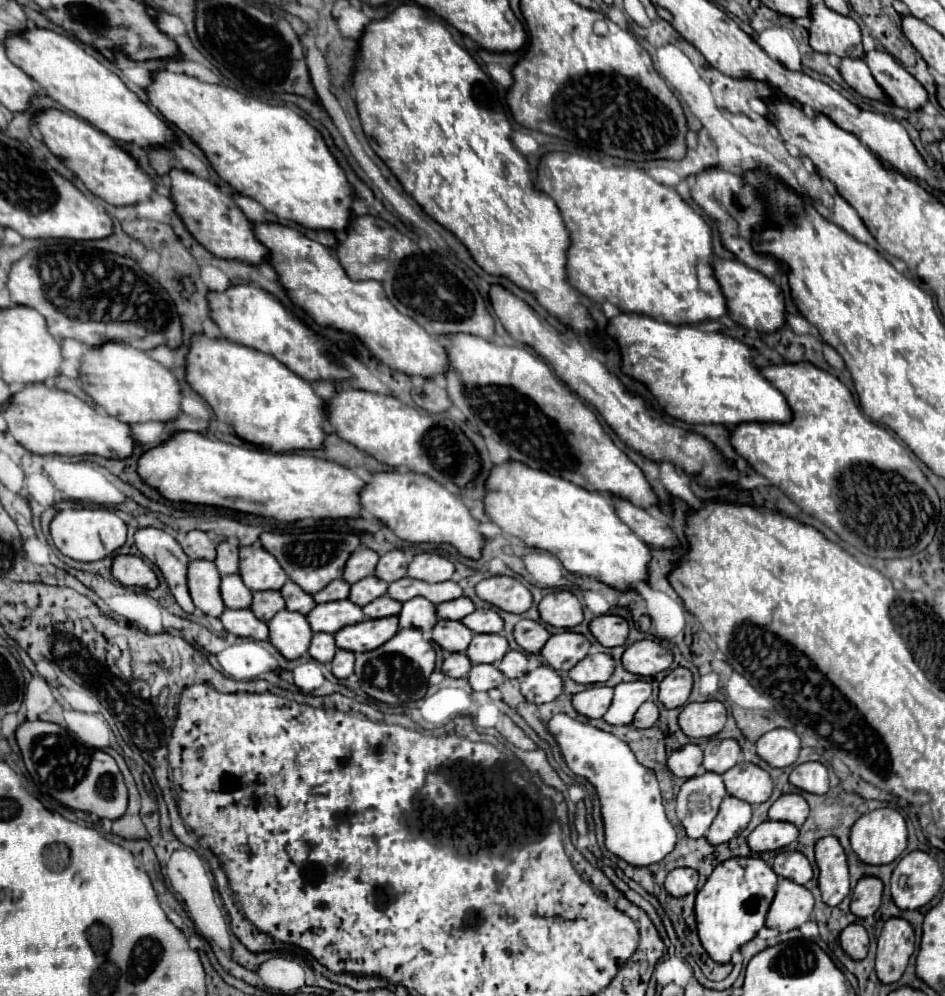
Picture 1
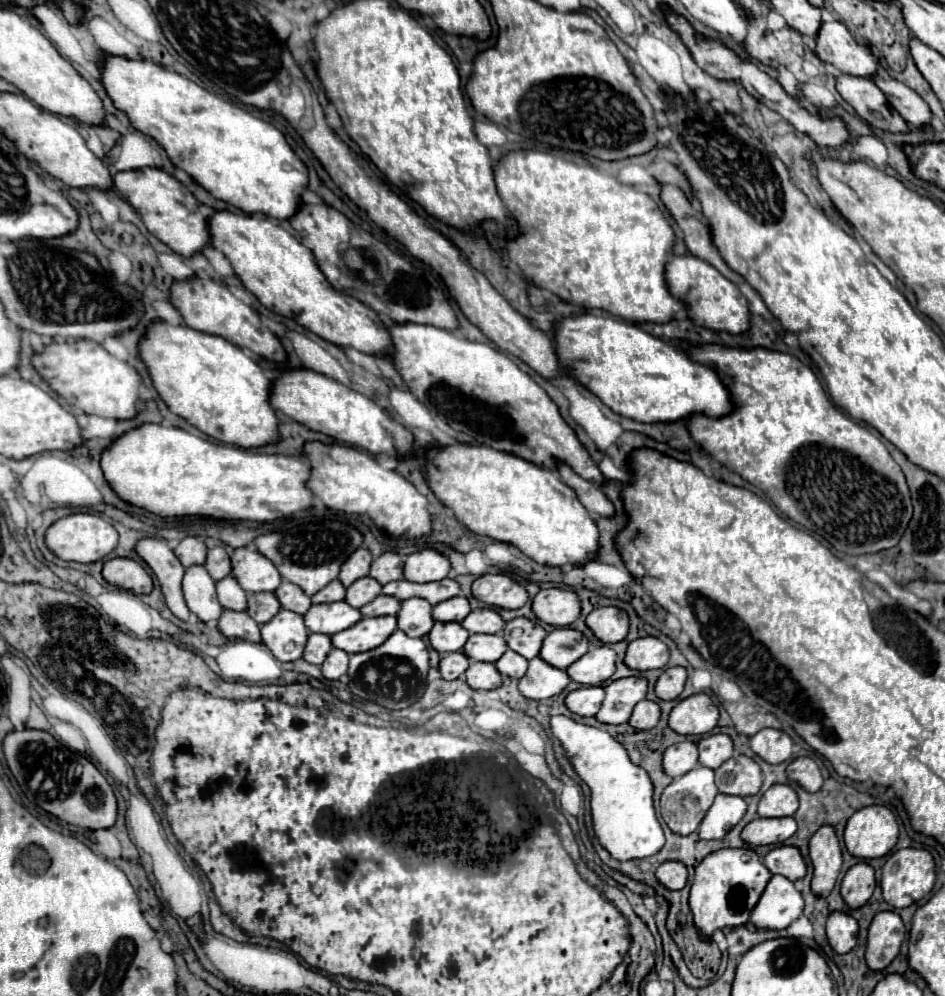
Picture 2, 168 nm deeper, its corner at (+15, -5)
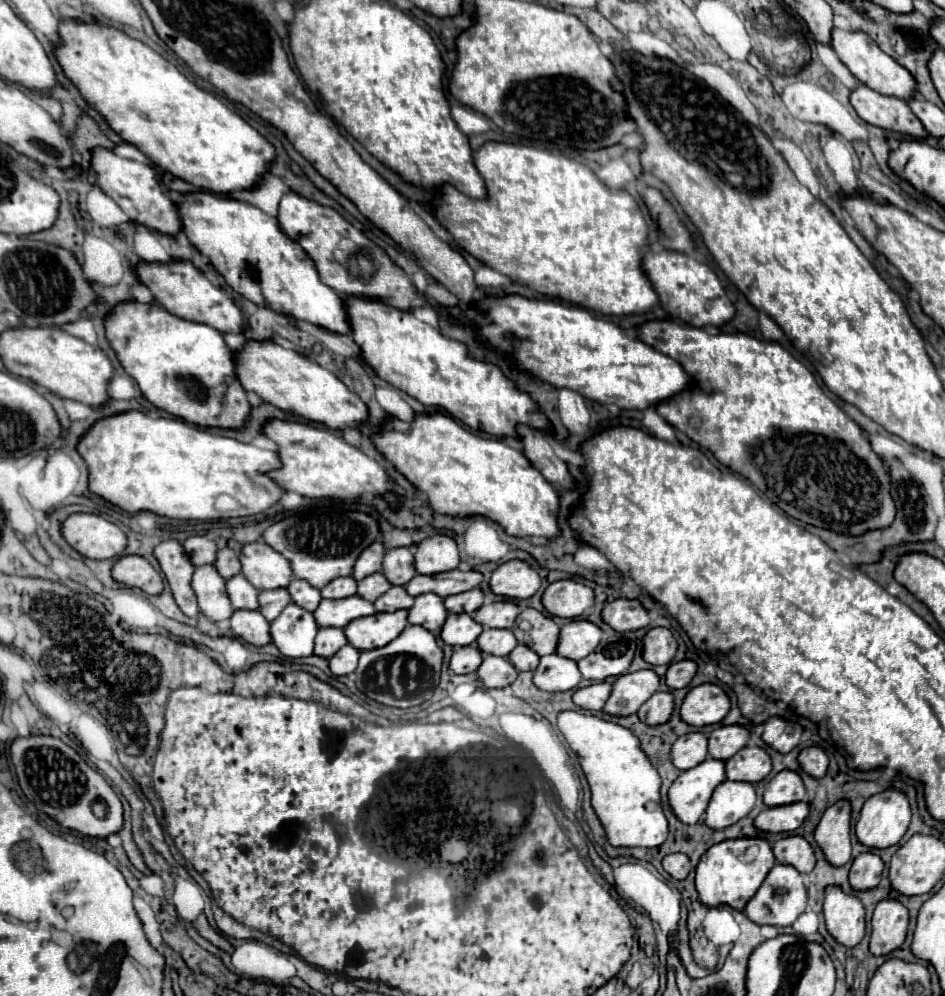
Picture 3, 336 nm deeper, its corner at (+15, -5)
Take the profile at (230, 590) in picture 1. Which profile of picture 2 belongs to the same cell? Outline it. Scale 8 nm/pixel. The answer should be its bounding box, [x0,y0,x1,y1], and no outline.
[216,576,246,610]

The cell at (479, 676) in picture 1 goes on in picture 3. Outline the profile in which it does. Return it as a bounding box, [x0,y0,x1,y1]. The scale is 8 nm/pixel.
[478,654,518,688]

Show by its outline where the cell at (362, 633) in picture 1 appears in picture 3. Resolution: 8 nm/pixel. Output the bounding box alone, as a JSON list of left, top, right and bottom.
[344,610,408,650]

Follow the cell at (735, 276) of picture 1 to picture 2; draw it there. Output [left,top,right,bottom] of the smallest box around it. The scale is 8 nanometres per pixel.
[668,254,750,334]

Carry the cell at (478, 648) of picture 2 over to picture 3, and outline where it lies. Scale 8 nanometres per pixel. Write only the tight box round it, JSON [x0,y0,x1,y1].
[476,628,518,656]

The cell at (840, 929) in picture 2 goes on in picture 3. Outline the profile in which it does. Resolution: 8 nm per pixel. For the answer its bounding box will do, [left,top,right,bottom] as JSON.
[824,886,866,946]

